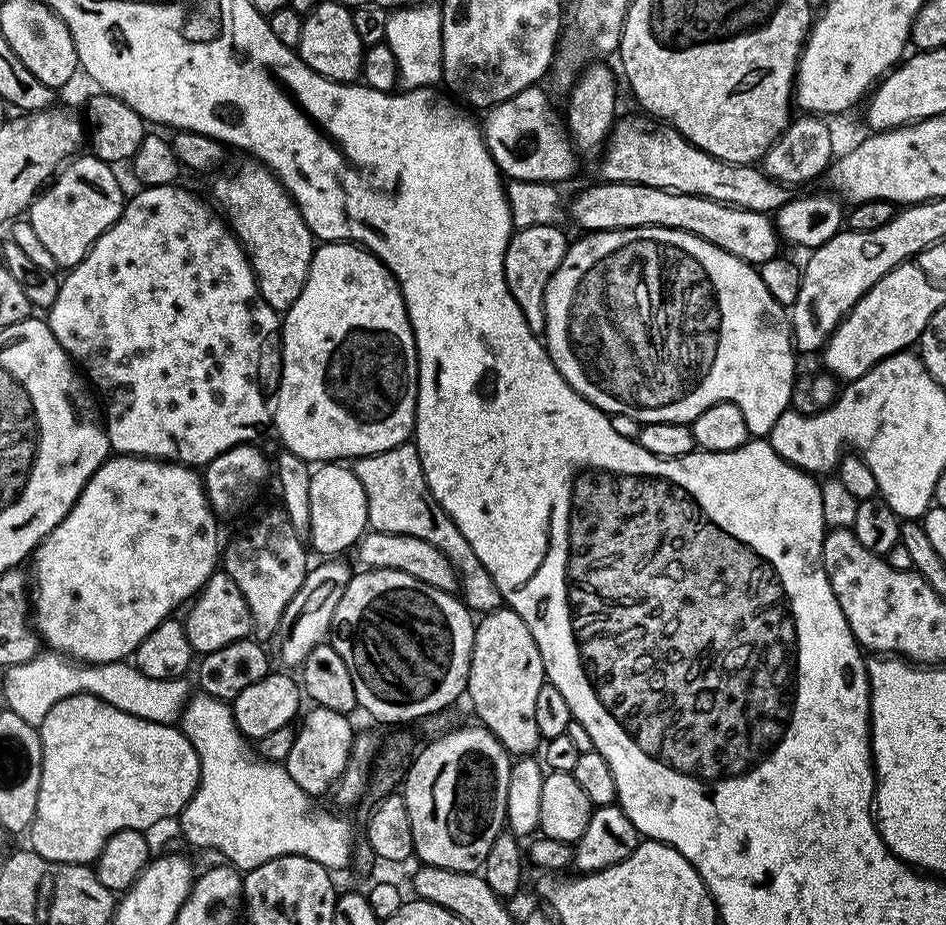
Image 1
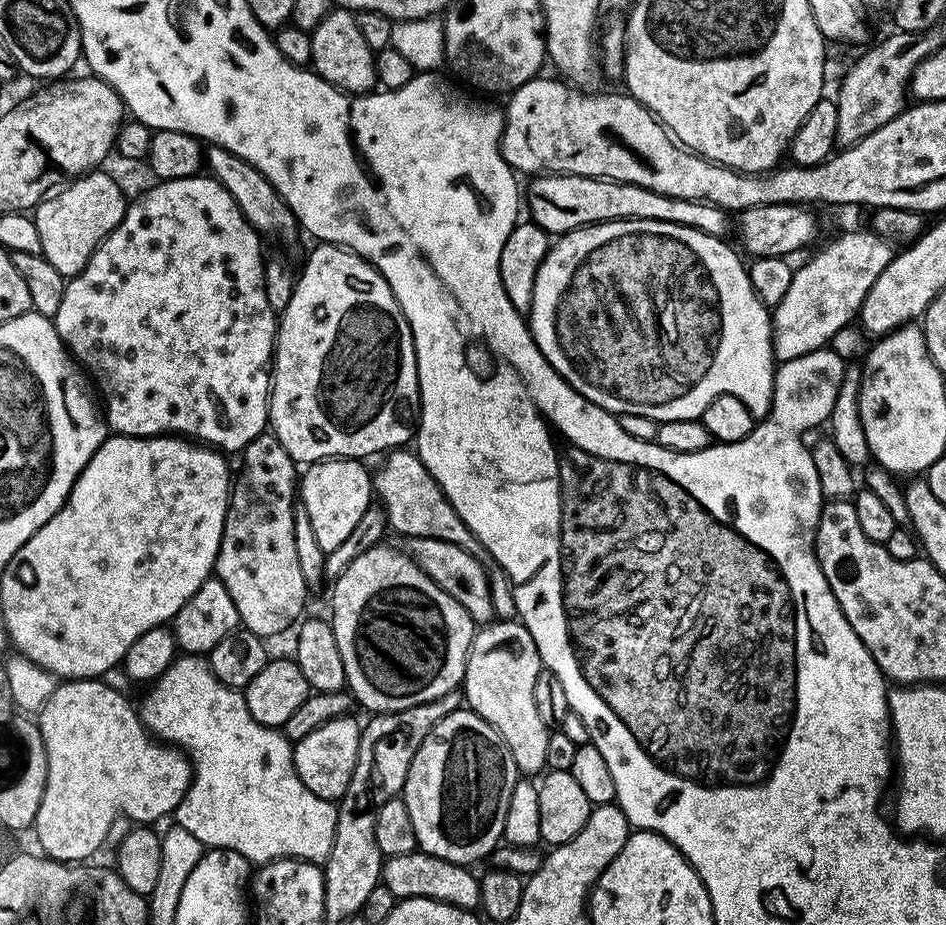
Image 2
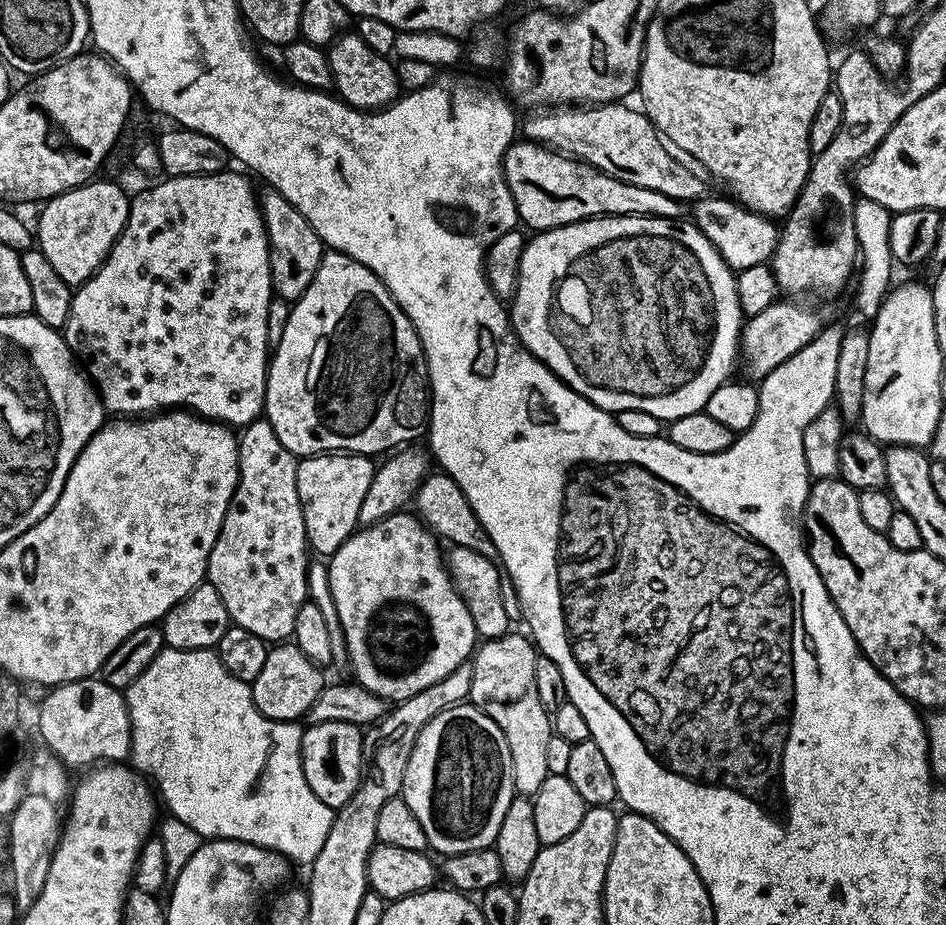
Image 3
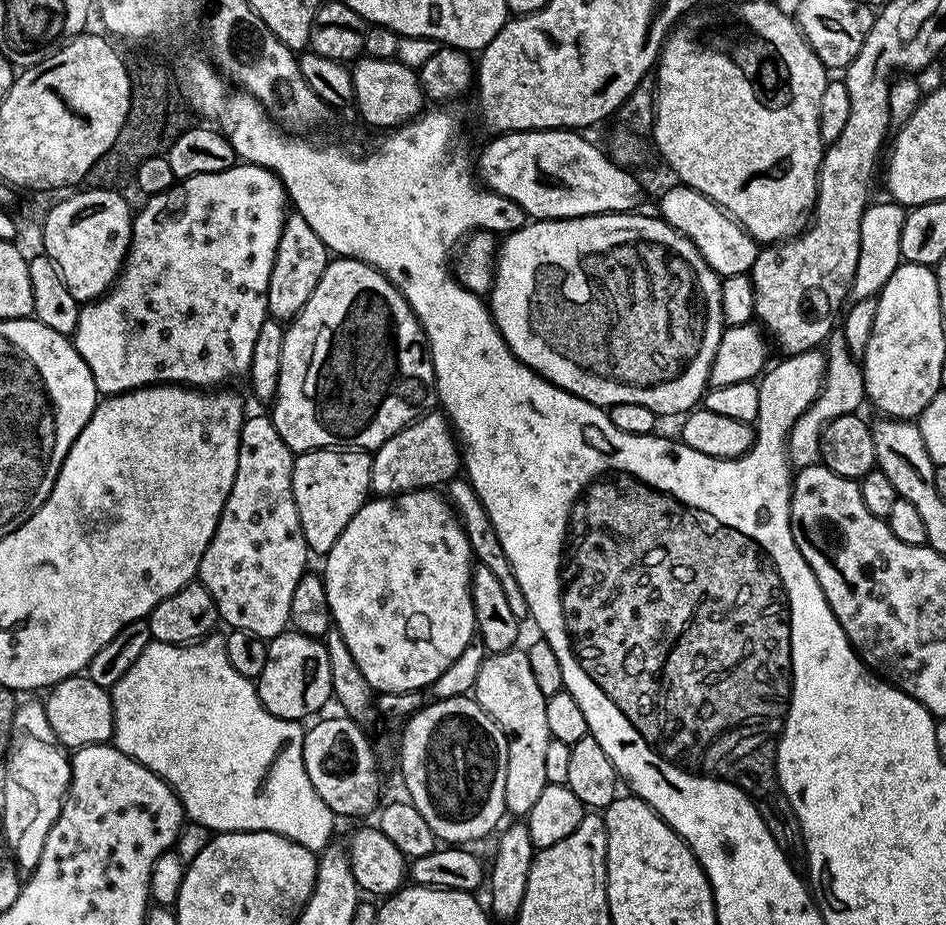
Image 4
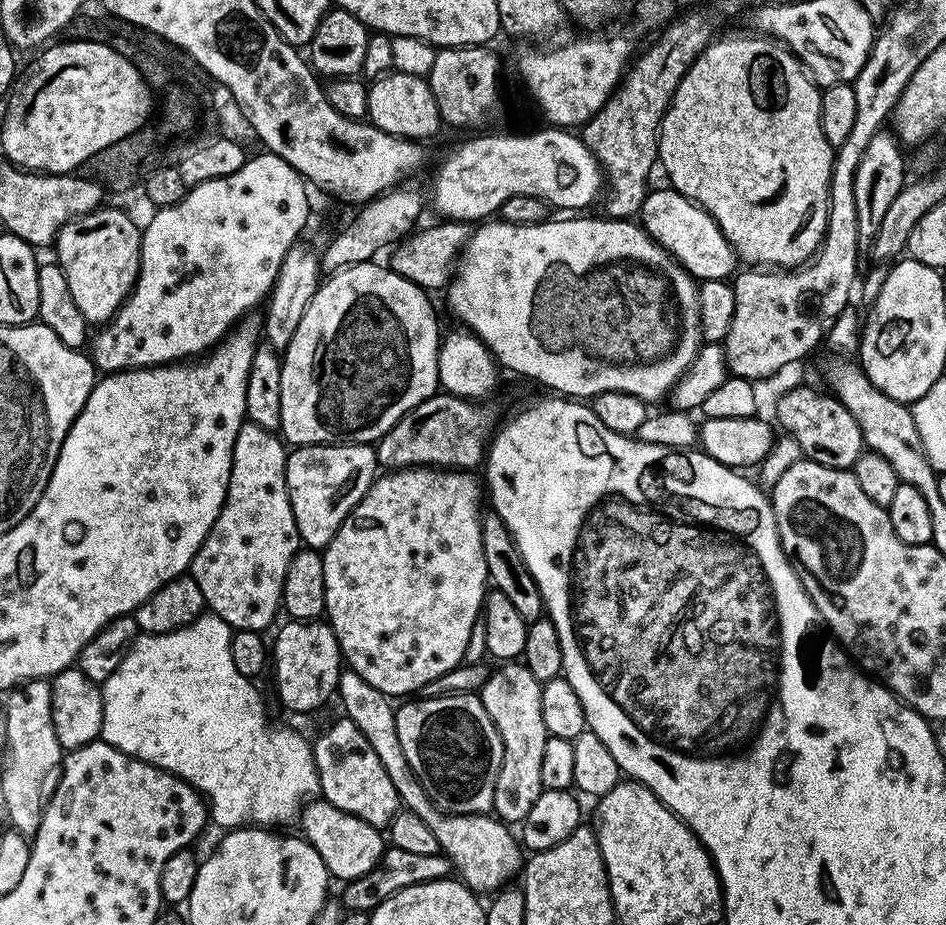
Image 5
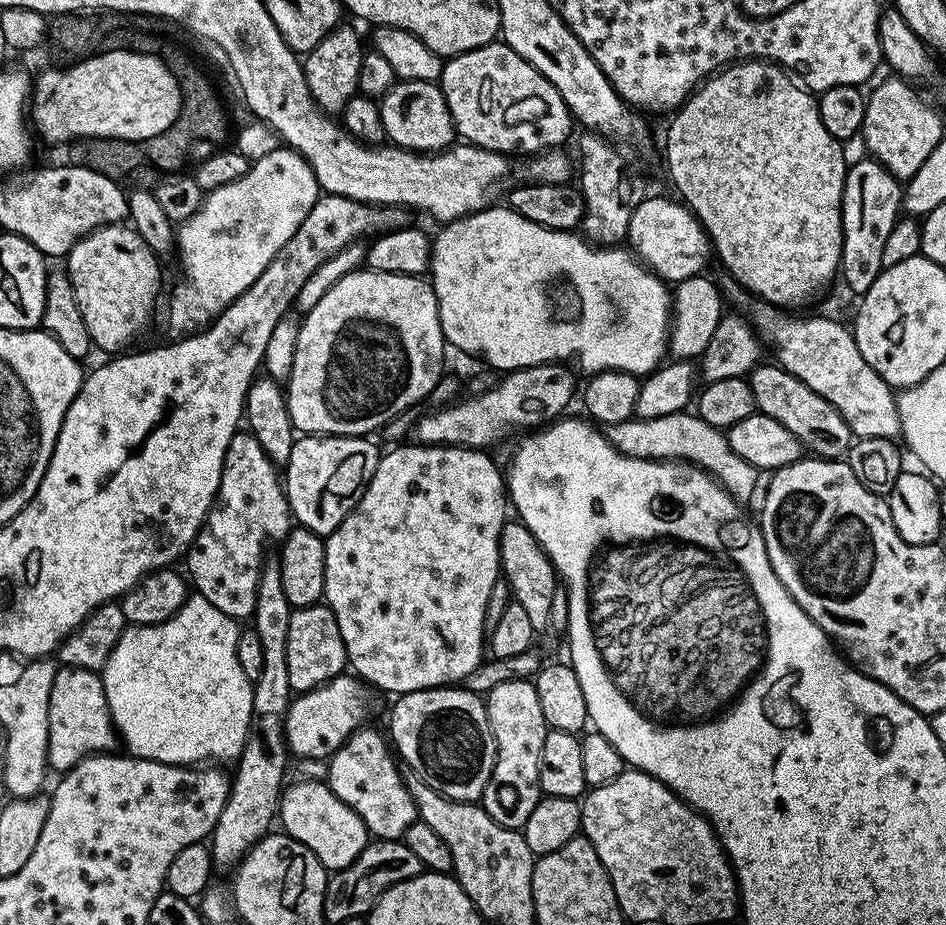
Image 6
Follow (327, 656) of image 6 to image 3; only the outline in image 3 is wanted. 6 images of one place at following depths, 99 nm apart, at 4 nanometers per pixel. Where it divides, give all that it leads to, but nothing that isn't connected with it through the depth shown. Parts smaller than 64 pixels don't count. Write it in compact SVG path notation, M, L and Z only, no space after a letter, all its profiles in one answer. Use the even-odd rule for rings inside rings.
M280 642L269 647L266 662L262 665L258 678L251 683L254 706L271 720L296 722L307 717L326 683L325 677L320 677L320 672L321 669L310 658L306 658L306 654L302 654L295 642Z

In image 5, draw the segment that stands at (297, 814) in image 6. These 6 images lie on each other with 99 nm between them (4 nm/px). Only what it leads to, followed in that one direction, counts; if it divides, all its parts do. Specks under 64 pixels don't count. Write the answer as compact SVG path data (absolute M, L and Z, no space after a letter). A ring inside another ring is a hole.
M323 798L313 799L303 809L298 820L299 824L303 839L307 840L310 846L314 846L314 850L318 850L329 877L336 879L337 876L340 882L357 880L370 870L374 870L386 847L381 829L362 822L362 818L354 814L338 810L338 806L328 803Z

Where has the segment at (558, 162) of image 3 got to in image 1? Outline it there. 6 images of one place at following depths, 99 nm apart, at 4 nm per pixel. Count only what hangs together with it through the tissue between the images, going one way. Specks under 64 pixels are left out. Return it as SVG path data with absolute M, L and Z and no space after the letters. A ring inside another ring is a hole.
M599 183L590 185L585 192L578 193L572 200L572 216L588 232L605 232L615 228L673 228L694 234L753 266L765 264L781 251L782 241L775 223L763 212L734 208L730 204L720 204L716 200L687 196L681 192L667 192L664 188L651 188L645 184Z

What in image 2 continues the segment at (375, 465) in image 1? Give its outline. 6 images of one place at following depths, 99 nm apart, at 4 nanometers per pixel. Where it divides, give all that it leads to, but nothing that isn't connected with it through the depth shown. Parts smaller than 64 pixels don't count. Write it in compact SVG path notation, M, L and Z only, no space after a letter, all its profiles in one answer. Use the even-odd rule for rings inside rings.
M401 446L389 451L383 460L384 465L381 466L380 473L375 473L374 476L374 492L384 509L387 527L391 531L393 528L394 531L401 532L401 537L404 538L417 536L438 538L442 542L454 542L454 546L462 546L466 554L474 554L474 558L482 562L482 570L486 570L486 578L490 582L490 598L494 598L497 617L502 620L517 619L512 579L508 577L506 570L502 570L502 566L498 566L490 550L486 550L486 546L478 542L470 526L466 526L466 522L458 518L454 506L450 506L446 494L440 489L438 482L434 482L430 470L426 470L426 466L415 451Z

